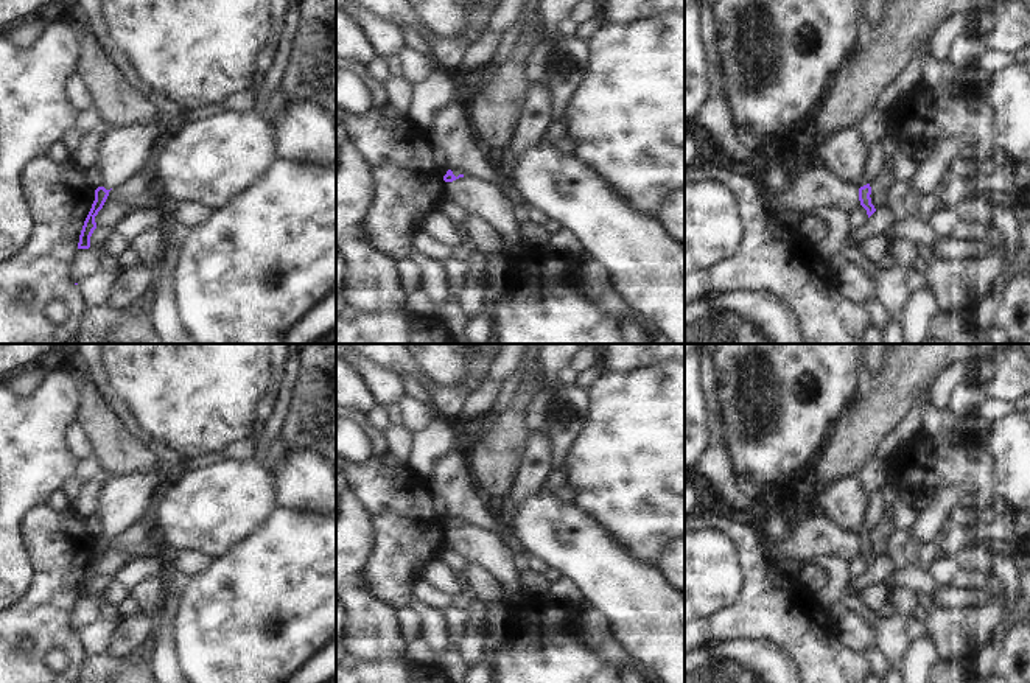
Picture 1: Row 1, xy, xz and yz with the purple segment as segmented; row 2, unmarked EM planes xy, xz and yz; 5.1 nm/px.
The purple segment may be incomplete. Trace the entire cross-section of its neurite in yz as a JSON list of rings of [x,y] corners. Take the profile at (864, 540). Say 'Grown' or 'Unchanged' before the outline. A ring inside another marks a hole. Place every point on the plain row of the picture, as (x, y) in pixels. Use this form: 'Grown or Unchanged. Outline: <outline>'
Grown. Outline: [[[857,476],[834,481],[820,493],[820,509],[842,529],[859,537],[860,554],[868,566],[876,560],[871,552],[871,535],[865,531],[867,507],[871,496],[862,489]]]

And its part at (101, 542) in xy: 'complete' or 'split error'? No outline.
split error

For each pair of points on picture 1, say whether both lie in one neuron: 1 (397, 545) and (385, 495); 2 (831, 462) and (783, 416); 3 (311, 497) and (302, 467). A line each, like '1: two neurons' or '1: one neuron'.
1: one neuron
2: two neurons
3: one neuron

